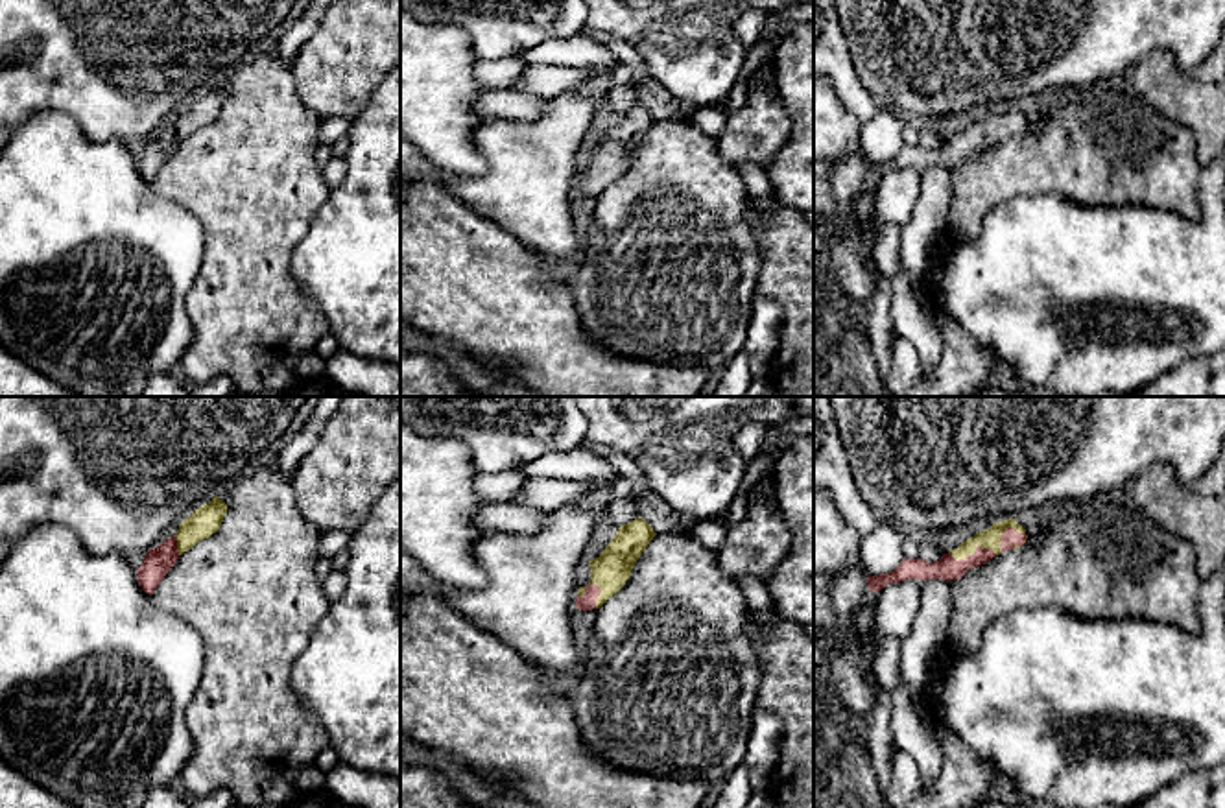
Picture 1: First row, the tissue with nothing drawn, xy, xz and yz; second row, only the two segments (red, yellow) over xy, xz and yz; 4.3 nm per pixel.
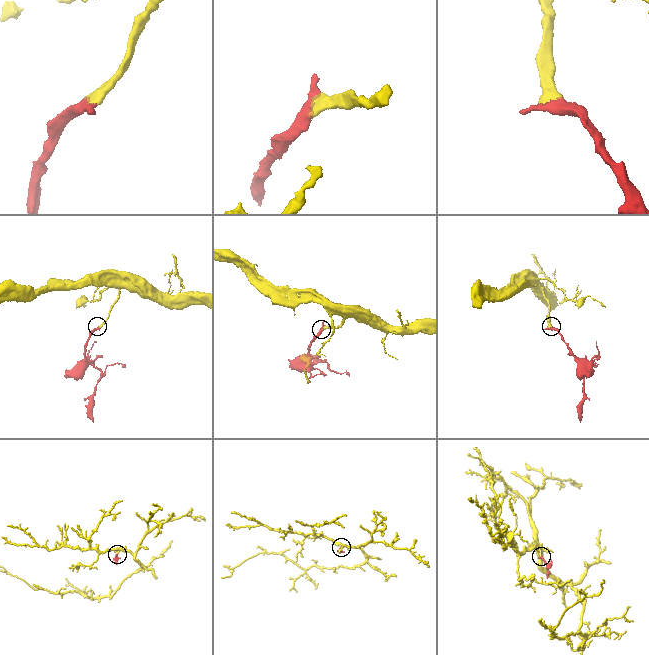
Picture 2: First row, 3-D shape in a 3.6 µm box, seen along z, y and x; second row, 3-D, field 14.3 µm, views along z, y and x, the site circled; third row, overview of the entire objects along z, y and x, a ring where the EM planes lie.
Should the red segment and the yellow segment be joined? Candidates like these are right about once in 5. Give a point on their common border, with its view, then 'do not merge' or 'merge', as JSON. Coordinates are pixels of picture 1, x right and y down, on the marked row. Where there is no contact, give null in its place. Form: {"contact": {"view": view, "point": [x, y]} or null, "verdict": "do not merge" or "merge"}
{"contact": {"view": "yz", "point": [975, 552]}, "verdict": "merge"}

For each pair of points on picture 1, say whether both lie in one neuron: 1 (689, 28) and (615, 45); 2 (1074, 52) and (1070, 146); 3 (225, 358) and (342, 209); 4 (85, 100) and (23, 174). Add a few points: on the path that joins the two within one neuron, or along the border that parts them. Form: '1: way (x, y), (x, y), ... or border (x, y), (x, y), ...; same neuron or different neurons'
1: border (587, 26), (626, 41), (652, 76); different neurons
2: border (1113, 76), (1063, 95); different neurons
3: border (305, 233), (292, 257), (292, 277), (320, 307); different neurons
4: border (26, 118), (61, 111), (93, 141), (106, 141); different neurons

